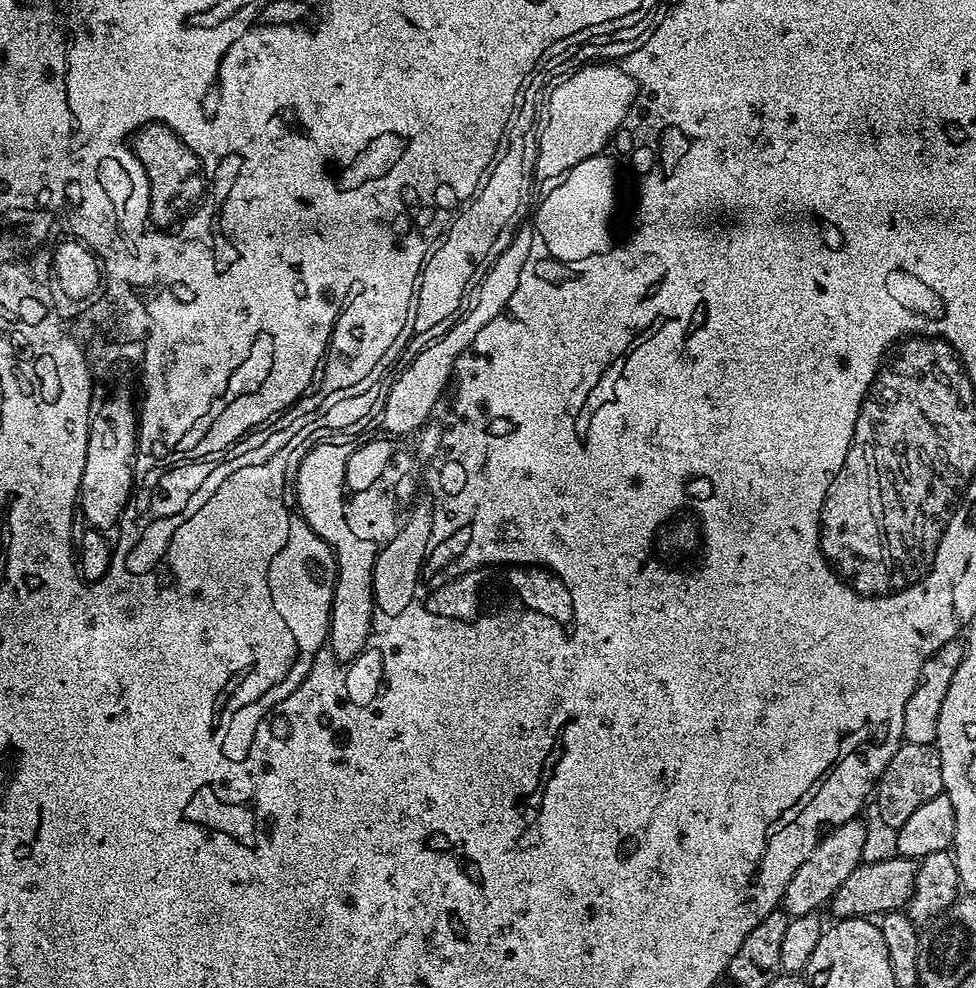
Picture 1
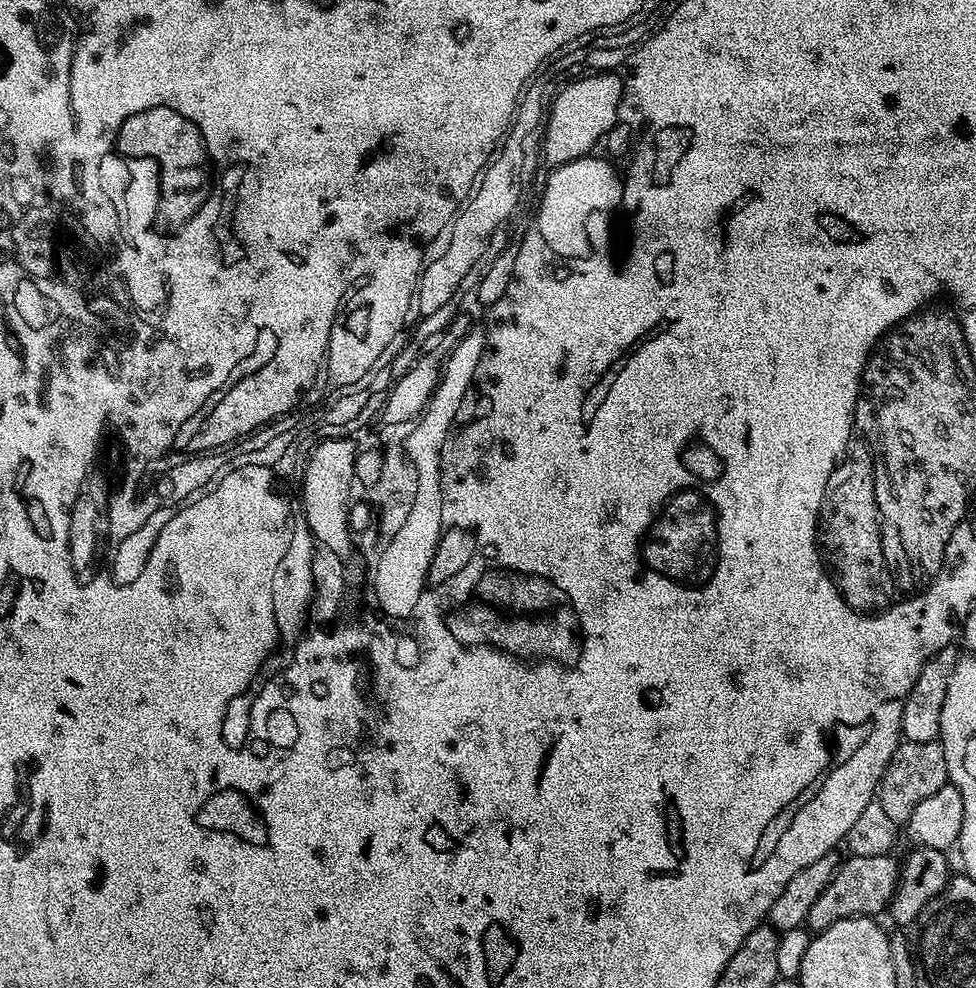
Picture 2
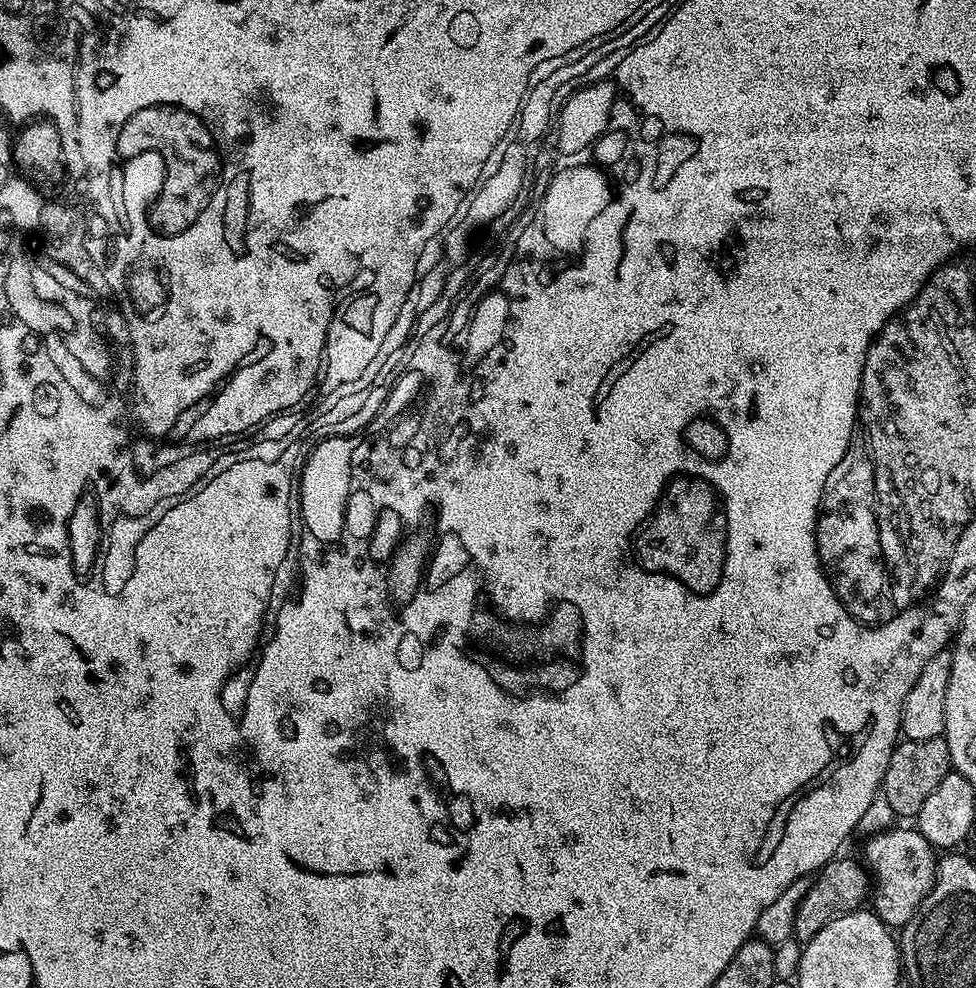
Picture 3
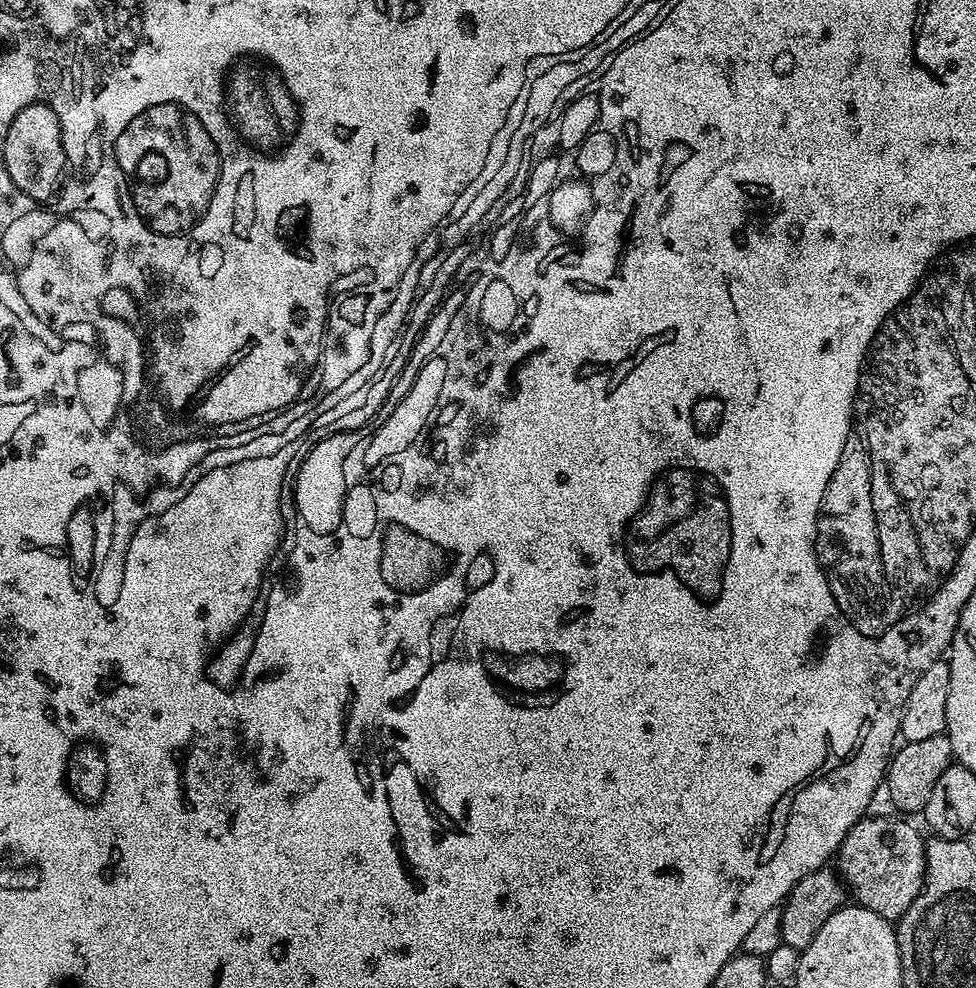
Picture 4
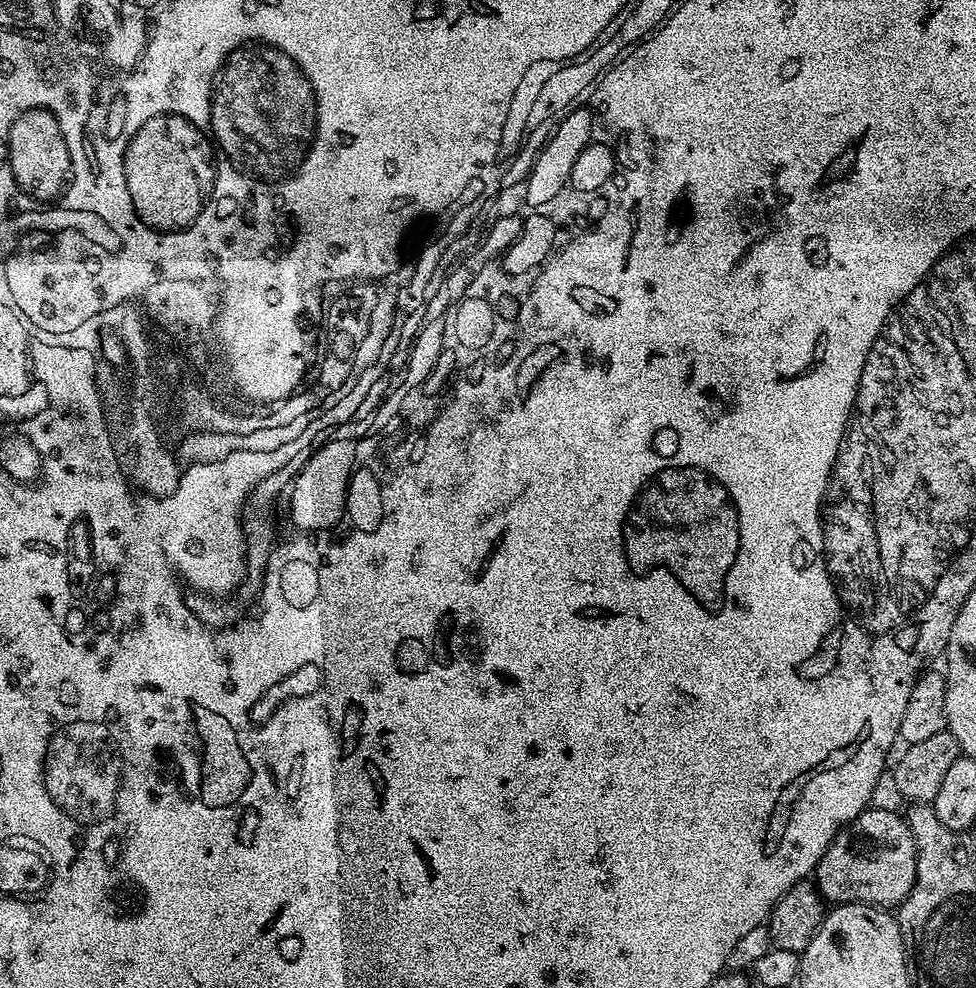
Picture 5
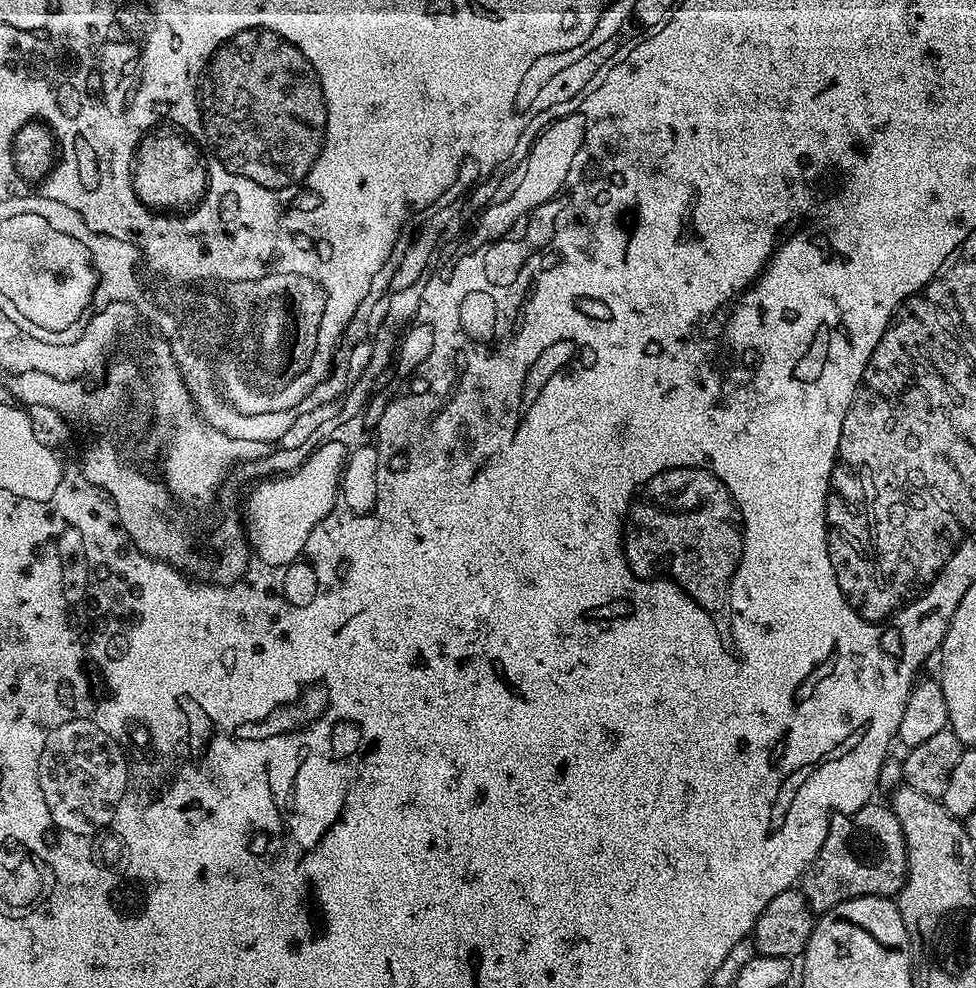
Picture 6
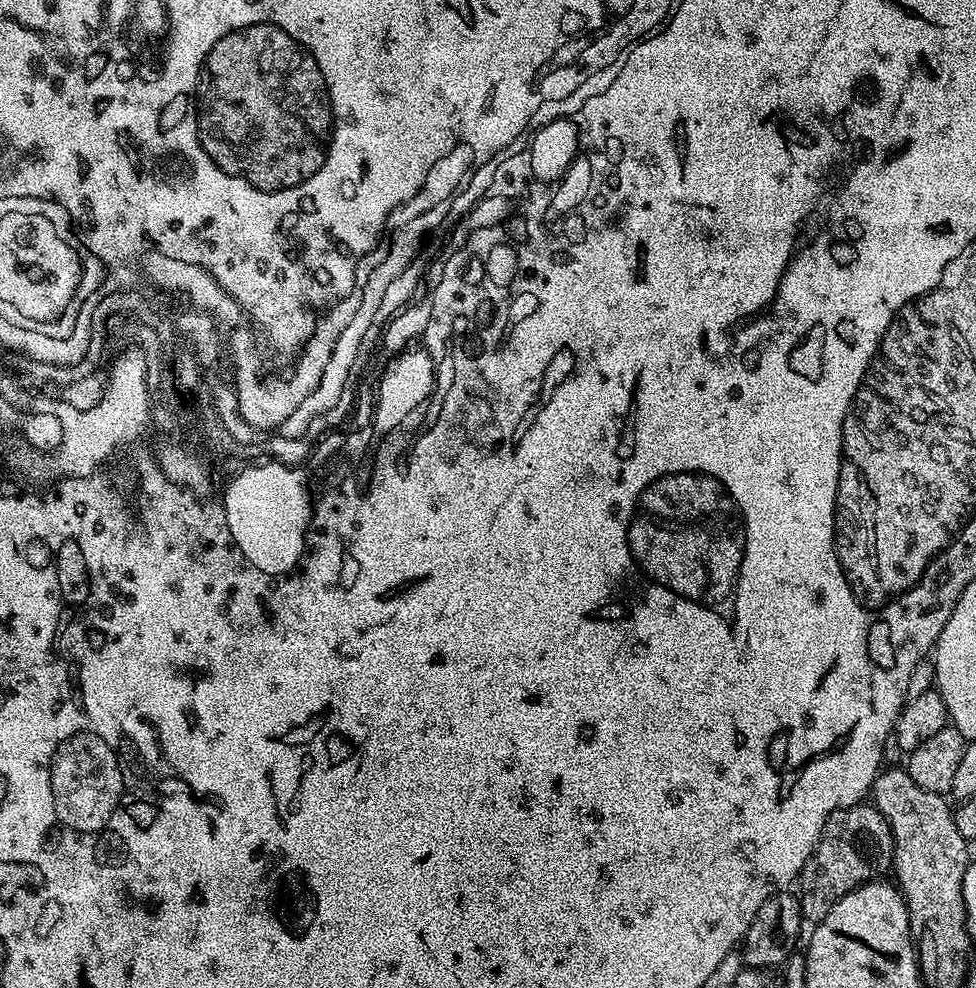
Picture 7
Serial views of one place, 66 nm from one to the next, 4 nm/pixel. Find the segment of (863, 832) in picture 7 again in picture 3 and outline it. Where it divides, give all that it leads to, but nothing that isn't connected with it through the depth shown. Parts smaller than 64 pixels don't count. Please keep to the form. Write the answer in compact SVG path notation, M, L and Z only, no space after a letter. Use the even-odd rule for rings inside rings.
M893 826L863 841L863 863L870 873L870 904L879 920L890 930L899 930L914 918L918 906L930 894L936 881L937 849L915 827Z

